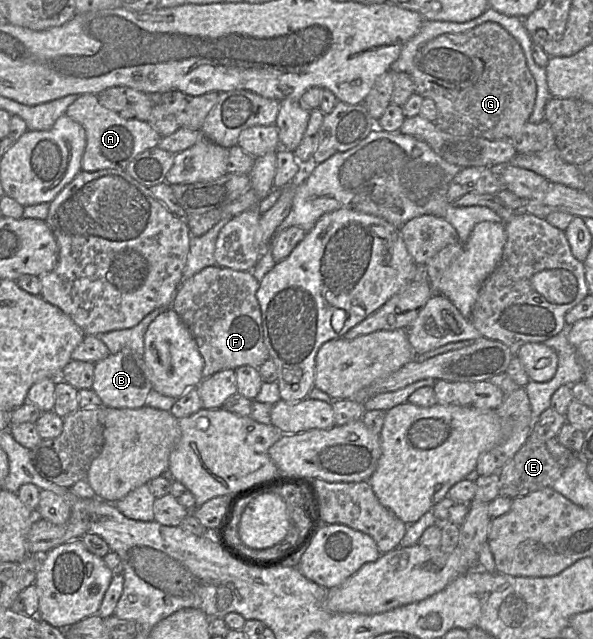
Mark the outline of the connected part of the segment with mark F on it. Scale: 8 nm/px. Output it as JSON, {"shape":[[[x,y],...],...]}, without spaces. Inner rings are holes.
{"shape":[[[208,266],[184,280],[171,305],[192,333],[203,358],[203,379],[241,366],[258,369],[270,358],[262,336],[262,315],[256,292],[259,282],[252,272]]]}

